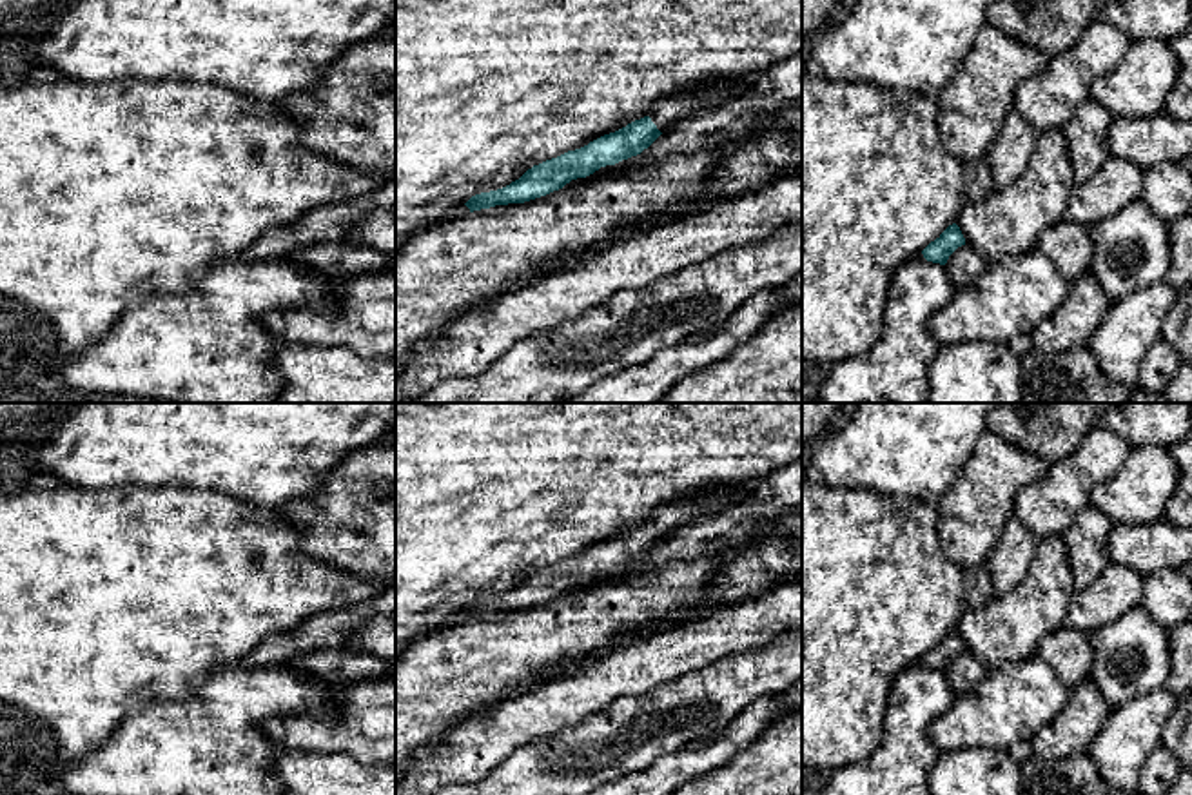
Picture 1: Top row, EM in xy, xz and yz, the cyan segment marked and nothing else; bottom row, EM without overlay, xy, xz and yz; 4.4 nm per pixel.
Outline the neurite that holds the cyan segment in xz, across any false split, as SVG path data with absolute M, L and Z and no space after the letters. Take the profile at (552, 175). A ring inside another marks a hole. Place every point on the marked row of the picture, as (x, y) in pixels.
M735 83L729 87L711 87L693 94L682 93L664 98L655 103L644 118L635 120L615 132L604 134L581 149L568 151L557 158L533 165L510 185L475 194L464 205L470 212L474 212L495 205L524 203L546 196L562 189L572 180L586 178L601 167L615 165L640 154L680 120L700 109L711 109L722 102L738 98L746 91L746 83Z

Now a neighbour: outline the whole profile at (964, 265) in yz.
M965 243L949 256L943 267L958 289L974 283L987 269L987 263Z

